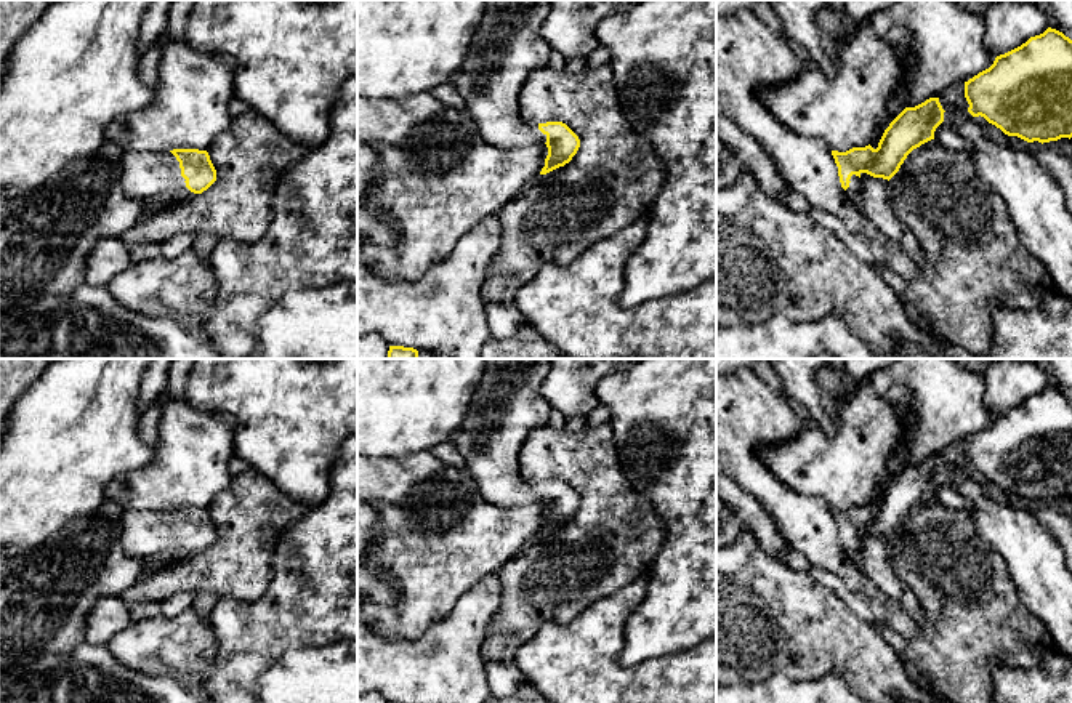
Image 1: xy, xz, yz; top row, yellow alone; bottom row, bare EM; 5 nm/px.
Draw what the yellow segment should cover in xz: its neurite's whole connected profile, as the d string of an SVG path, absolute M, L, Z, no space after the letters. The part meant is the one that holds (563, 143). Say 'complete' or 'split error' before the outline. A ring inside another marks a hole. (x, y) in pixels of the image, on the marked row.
split error | M484 0L484 3L484 16L466 59L450 83L465 99L465 109L487 143L505 149L545 144L548 155L540 175L546 175L569 163L580 147L578 136L566 123L529 123L519 114L522 85L532 72L548 66L551 46L540 37L540 27L551 10L551 0Z

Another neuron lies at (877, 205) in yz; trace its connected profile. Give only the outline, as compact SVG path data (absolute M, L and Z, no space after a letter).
M860 173L862 215L891 242L901 245L913 259L923 263L923 250L915 235L897 218L889 195L889 181Z

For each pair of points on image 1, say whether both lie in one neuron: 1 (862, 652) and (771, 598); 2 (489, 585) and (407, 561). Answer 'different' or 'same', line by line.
1: same
2: different

